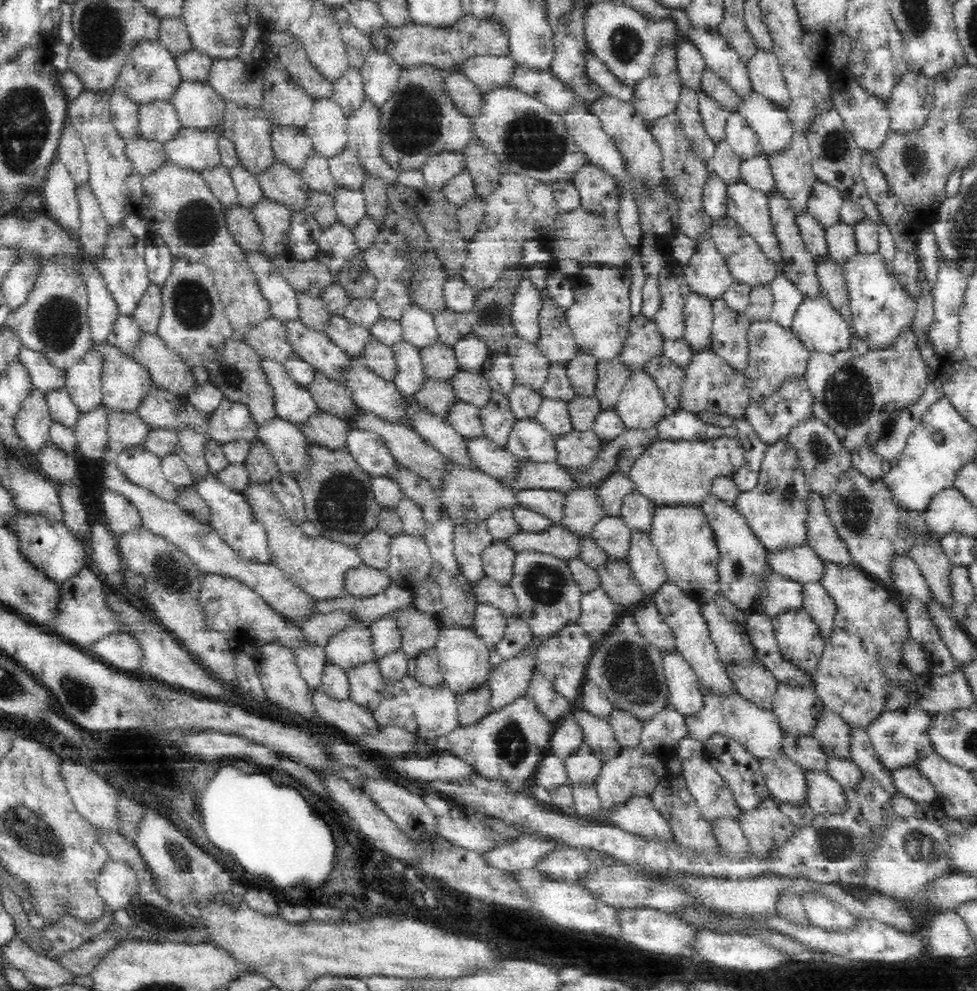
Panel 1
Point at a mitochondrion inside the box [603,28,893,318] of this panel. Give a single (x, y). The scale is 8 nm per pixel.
(834, 147)

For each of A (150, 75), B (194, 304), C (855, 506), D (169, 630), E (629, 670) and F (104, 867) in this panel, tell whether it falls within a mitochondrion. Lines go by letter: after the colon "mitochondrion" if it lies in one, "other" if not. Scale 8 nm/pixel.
A: mitochondrion
B: mitochondrion
C: mitochondrion
D: other
E: mitochondrion
F: other

